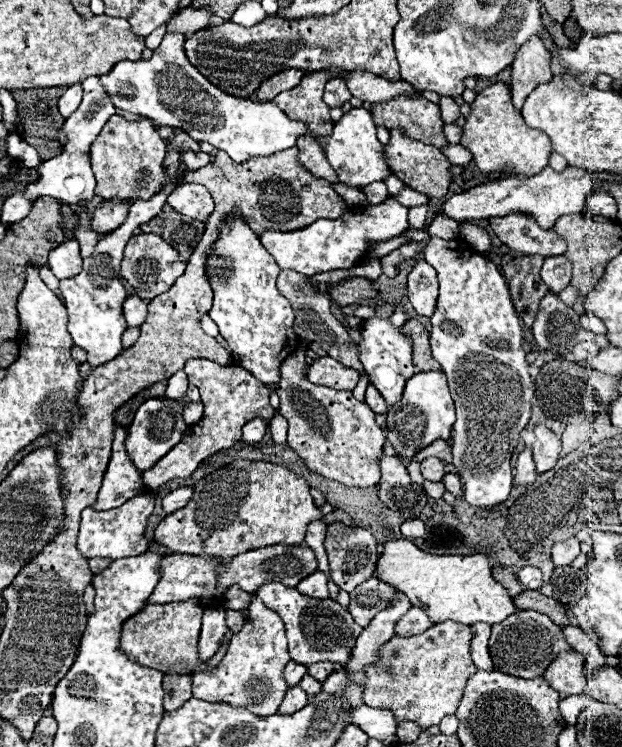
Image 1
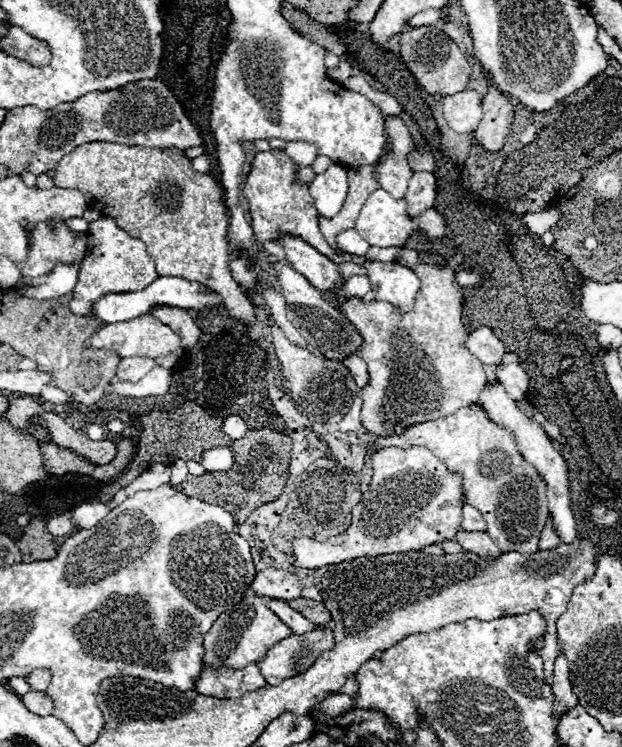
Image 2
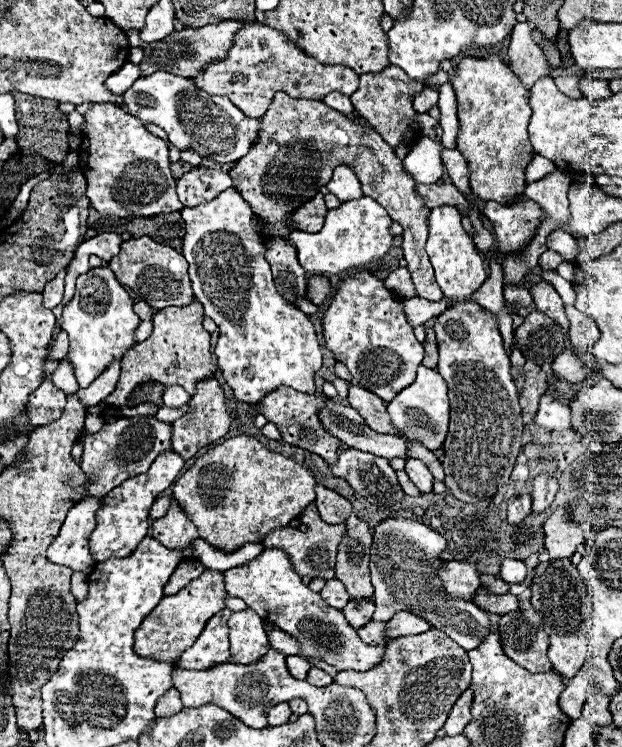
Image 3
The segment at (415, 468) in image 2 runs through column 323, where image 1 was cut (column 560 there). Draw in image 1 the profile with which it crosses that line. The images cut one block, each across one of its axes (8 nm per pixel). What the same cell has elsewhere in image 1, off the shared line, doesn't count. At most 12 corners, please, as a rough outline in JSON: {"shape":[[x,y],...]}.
{"shape":[[576,536],[552,546],[556,566],[570,566],[580,554]]}

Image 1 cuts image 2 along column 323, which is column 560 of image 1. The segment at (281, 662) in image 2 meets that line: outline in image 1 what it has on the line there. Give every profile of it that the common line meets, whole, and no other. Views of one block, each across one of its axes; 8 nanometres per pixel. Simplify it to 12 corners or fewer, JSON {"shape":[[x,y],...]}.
{"shape":[[534,610],[492,626],[496,670],[532,680],[558,652],[562,628]]}

